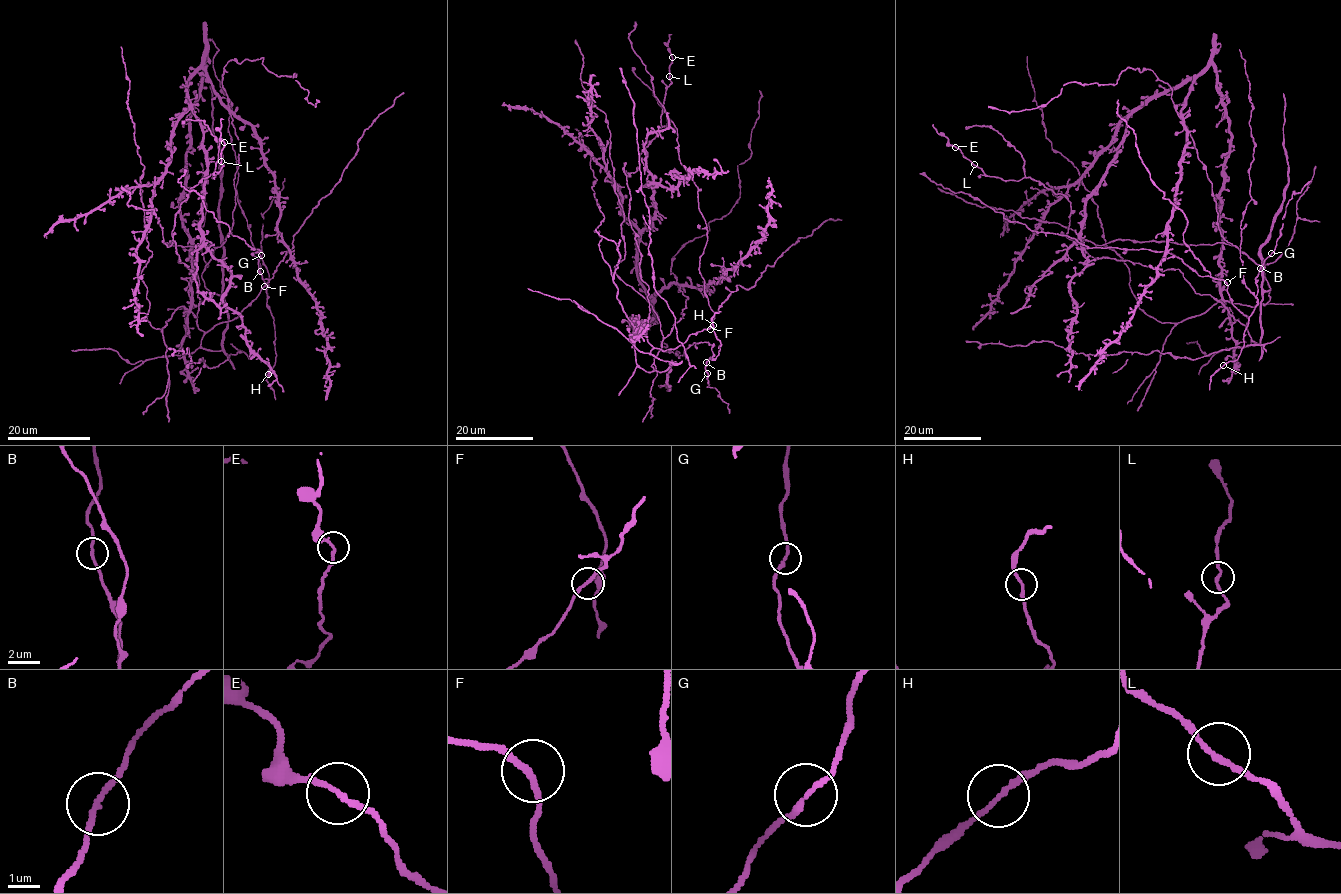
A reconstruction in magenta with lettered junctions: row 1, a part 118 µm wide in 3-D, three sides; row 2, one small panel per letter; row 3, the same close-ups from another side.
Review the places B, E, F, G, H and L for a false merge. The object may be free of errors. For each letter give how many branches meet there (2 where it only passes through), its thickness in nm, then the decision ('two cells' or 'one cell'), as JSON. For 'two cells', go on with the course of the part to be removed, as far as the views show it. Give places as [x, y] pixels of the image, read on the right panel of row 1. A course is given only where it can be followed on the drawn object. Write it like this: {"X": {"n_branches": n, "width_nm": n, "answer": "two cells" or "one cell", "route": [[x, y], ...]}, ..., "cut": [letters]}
{"B": {"n_branches": 2, "width_nm": 160, "answer": "one cell"}, "E": {"n_branches": 2, "width_nm": 160, "answer": "one cell"}, "F": {"n_branches": 2, "width_nm": 190, "answer": "one cell"}, "G": {"n_branches": 2, "width_nm": 170, "answer": "one cell"}, "H": {"n_branches": 2, "width_nm": 170, "answer": "one cell"}, "L": {"n_branches": 2, "width_nm": 170, "answer": "one cell"}, "cut": []}

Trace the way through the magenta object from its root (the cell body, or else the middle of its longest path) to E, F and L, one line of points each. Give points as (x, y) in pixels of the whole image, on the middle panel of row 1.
E: (630, 323), (648, 319), (649, 286), (641, 278), (622, 169), (637, 170), (639, 155), (660, 130), (672, 57)
F: (630, 323), (647, 321), (647, 340), (662, 350), (677, 348), (691, 334), (710, 329)
L: (630, 323), (648, 319), (649, 286), (641, 278), (622, 169), (637, 170), (639, 155), (660, 130), (669, 76)

